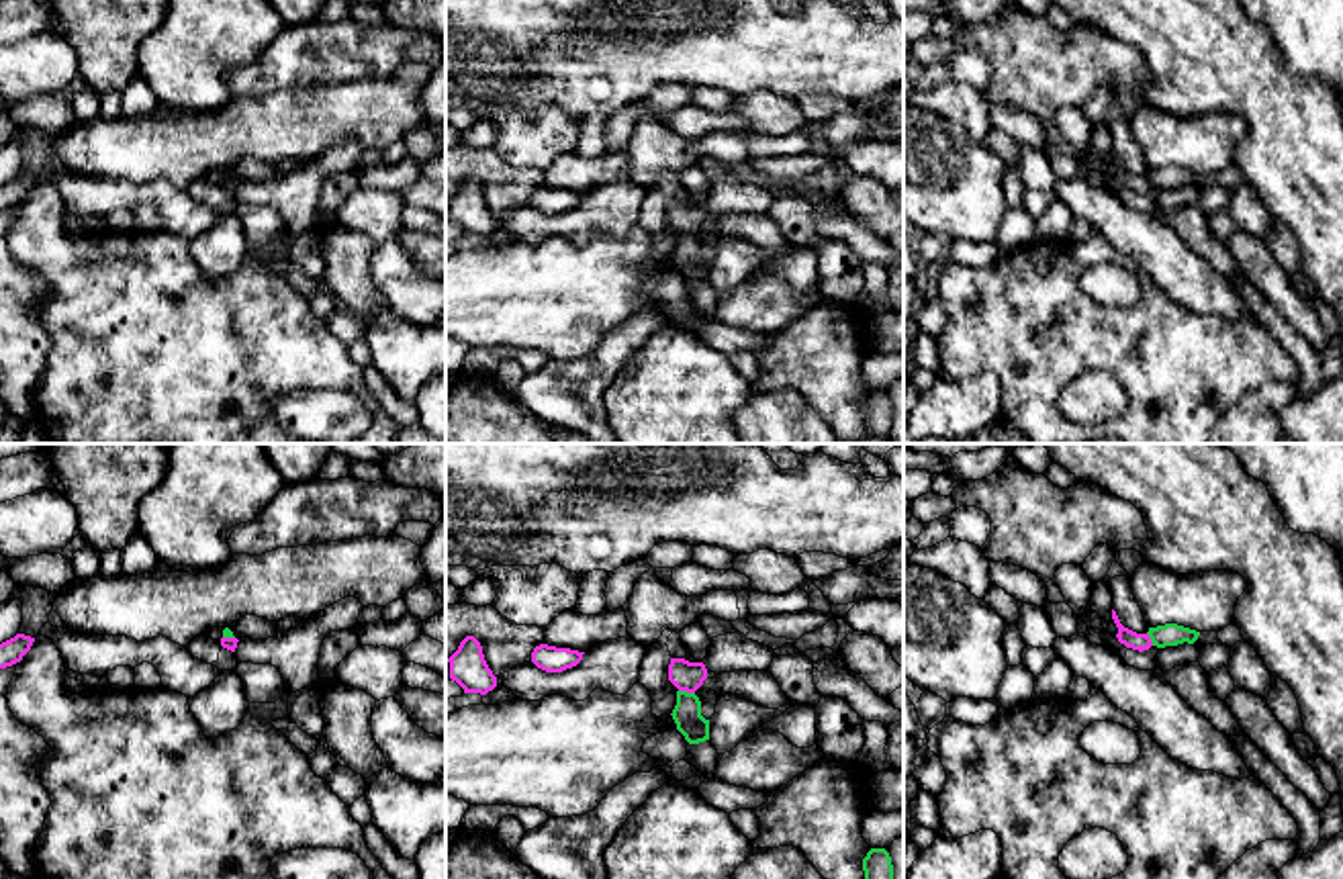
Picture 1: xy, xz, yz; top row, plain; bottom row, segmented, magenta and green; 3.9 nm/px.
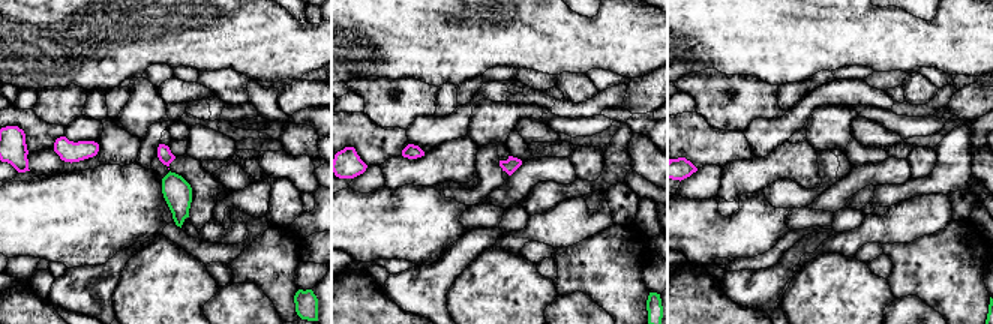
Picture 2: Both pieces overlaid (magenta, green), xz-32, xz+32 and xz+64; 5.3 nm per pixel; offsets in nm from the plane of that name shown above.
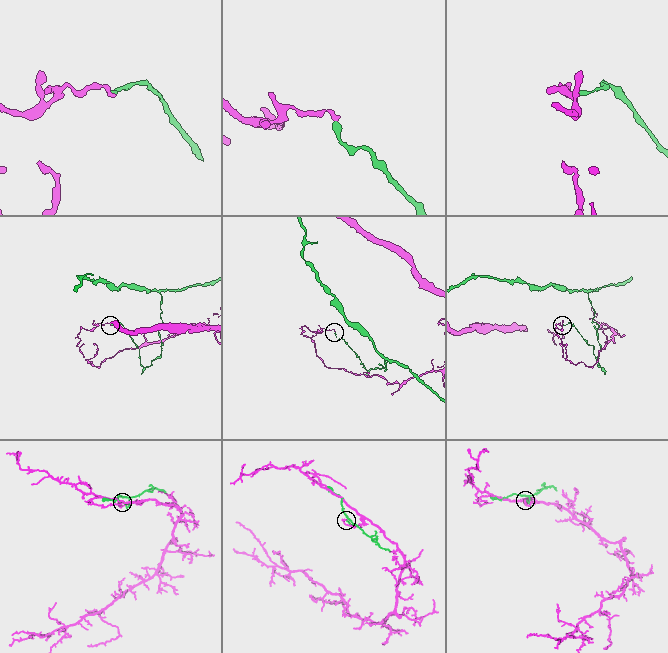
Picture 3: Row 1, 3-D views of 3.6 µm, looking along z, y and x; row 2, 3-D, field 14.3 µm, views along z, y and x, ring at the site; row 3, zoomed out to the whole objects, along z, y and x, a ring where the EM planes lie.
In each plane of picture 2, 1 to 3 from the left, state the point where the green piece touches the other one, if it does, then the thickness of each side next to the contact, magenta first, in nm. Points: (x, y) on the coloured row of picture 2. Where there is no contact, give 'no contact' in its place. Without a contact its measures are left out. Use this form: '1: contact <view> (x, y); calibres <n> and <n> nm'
1: no contact
2: no contact
3: no contact

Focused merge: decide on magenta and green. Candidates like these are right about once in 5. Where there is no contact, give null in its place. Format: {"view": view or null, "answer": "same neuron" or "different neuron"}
{"view": "xz", "answer": "different neuron"}

